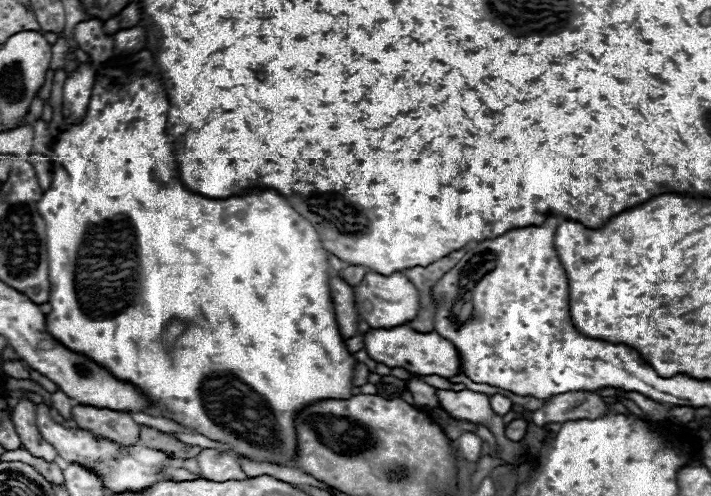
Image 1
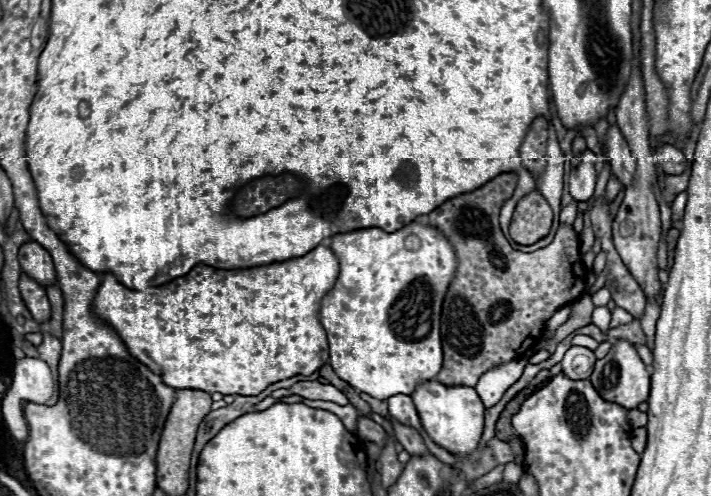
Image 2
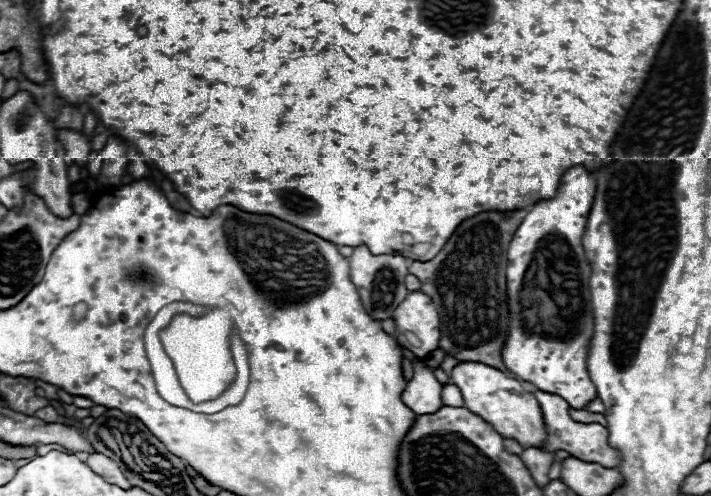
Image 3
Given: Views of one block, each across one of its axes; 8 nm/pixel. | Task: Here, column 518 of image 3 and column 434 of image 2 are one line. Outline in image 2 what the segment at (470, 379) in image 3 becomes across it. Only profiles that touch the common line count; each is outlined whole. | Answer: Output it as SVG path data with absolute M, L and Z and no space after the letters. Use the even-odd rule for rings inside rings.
M432 380L432 382L422 384L412 394L412 400L420 414L422 426L434 444L438 444L440 448L456 456L470 456L472 452L476 452L482 430L484 430L484 410L486 408L474 388L444 386Z

